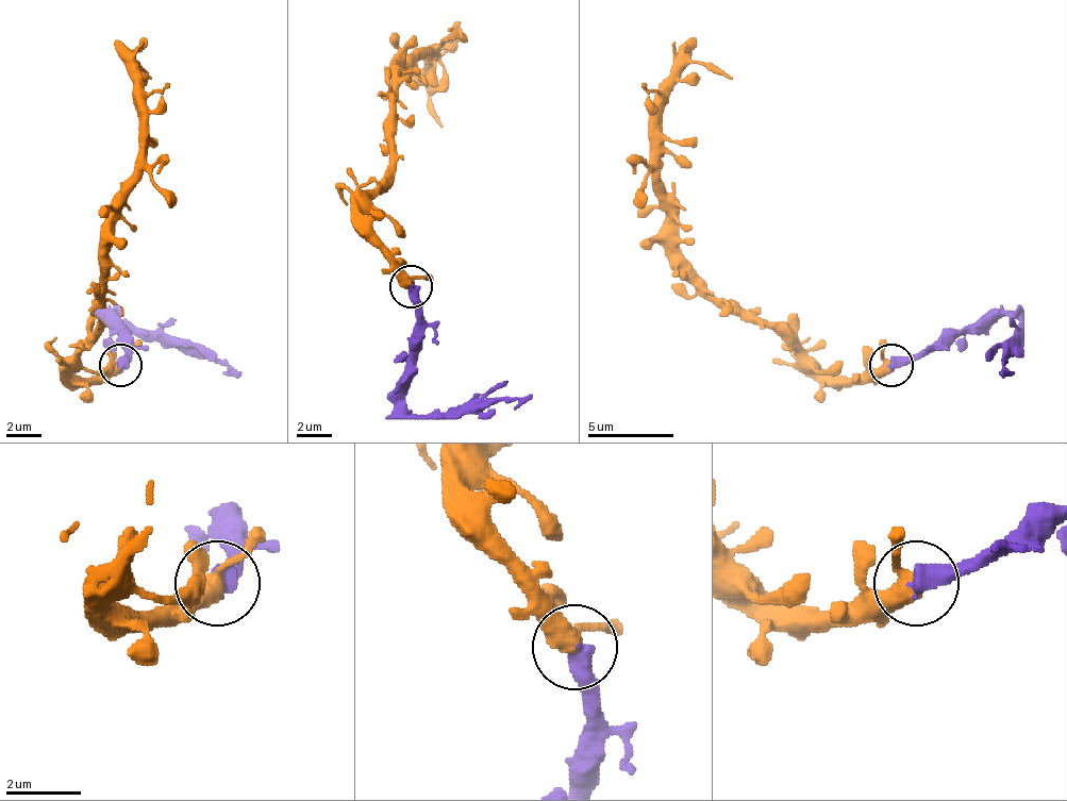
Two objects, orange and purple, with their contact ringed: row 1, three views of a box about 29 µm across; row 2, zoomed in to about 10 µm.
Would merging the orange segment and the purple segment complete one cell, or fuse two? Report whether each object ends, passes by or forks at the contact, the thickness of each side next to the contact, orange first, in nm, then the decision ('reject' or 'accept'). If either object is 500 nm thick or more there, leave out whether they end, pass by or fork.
calibres 400 and 550 nm; accept

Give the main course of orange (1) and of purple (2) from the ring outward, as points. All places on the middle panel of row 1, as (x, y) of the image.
1: (412, 287), (365, 218), (365, 197), (390, 167), (399, 77), (424, 55), (429, 55), (429, 106), (443, 129)
2: (412, 287), (416, 344), (407, 356), (403, 395), (412, 412), (533, 395)

